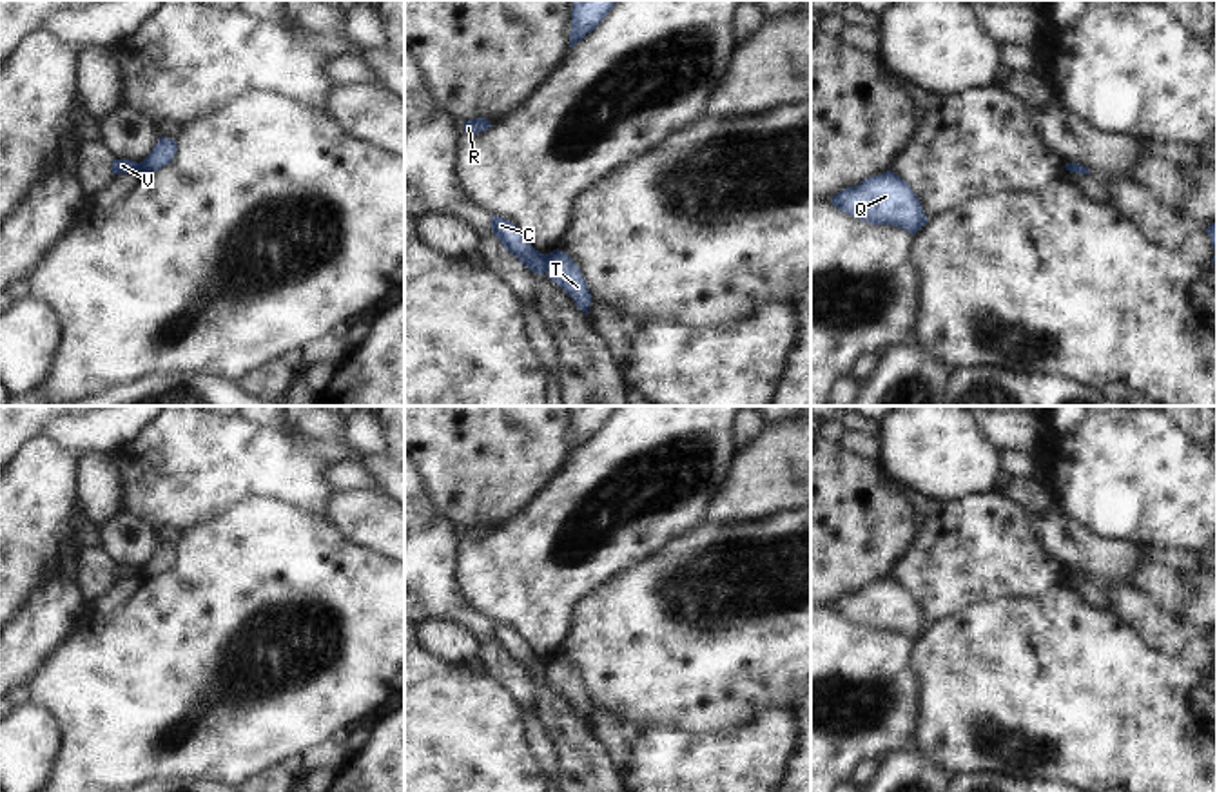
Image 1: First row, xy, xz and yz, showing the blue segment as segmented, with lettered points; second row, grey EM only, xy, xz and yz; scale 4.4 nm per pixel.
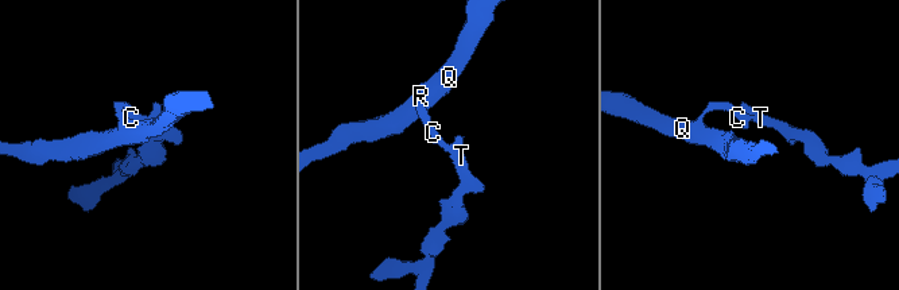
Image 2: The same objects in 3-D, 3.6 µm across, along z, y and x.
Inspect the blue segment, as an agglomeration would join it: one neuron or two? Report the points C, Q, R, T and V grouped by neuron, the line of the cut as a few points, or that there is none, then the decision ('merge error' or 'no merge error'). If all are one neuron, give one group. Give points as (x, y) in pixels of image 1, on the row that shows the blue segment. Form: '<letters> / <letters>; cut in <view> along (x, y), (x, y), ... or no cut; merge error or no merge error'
C Q R V / T; cut in xz along (543, 256), (545, 270); merge error

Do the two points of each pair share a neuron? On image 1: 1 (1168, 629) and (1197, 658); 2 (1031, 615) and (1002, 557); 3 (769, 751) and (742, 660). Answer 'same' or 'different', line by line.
1: different
2: different
3: different

